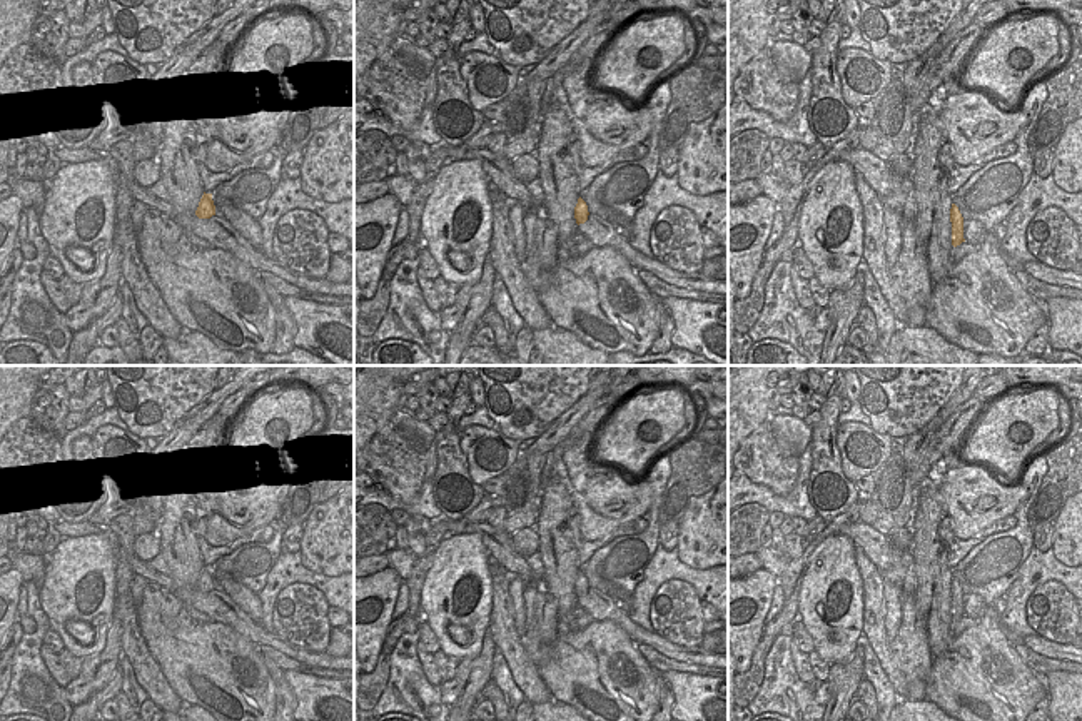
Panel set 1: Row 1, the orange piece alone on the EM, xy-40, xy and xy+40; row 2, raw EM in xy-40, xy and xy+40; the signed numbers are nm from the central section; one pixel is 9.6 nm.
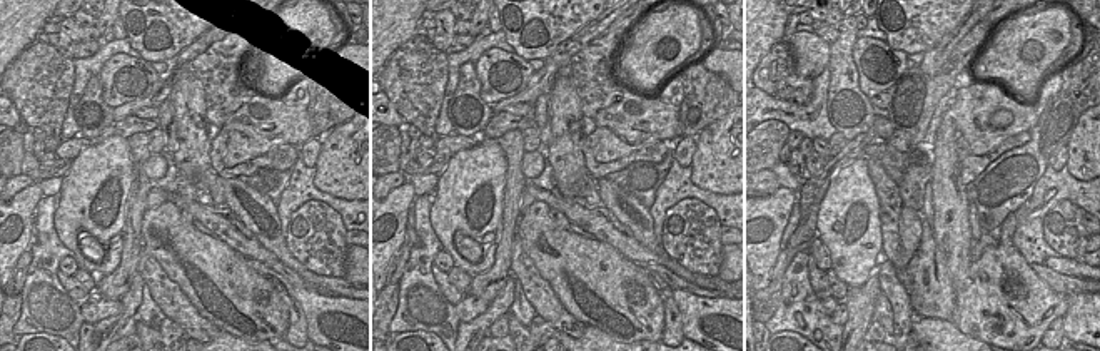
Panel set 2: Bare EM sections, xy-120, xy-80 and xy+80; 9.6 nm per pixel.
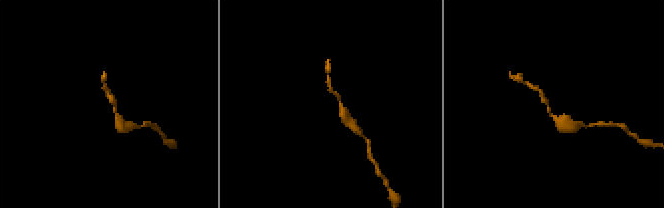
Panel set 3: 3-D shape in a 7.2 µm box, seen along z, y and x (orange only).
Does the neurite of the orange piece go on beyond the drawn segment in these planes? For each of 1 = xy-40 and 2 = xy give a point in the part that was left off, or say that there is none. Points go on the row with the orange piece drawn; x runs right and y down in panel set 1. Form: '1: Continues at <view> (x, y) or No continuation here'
1: No continuation here
2: No continuation here.

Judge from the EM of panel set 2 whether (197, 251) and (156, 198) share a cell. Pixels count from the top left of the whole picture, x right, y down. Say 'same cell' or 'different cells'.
different cells

